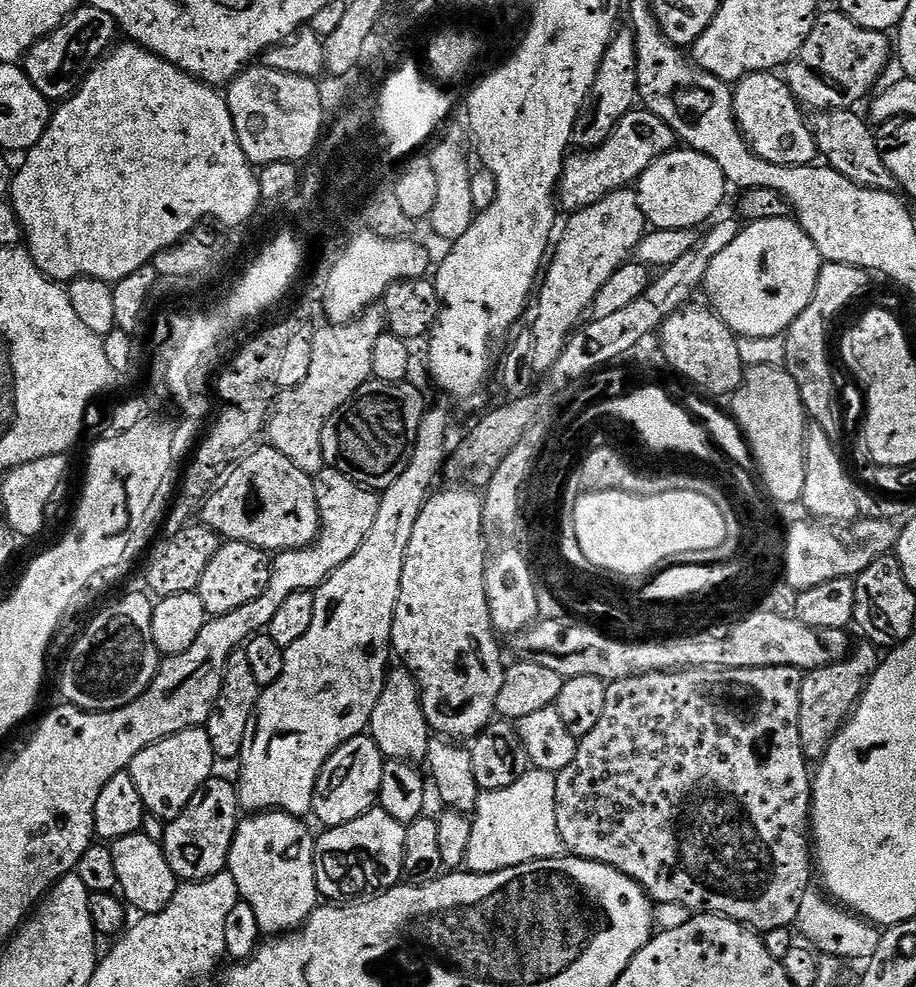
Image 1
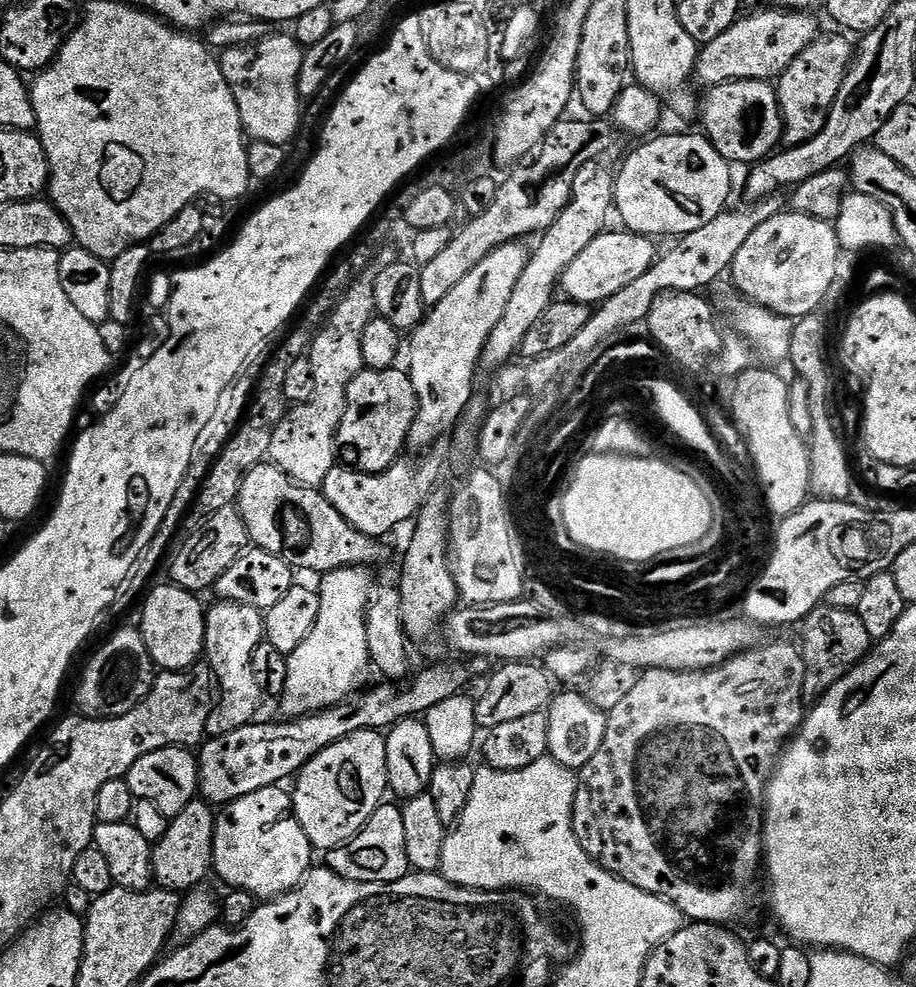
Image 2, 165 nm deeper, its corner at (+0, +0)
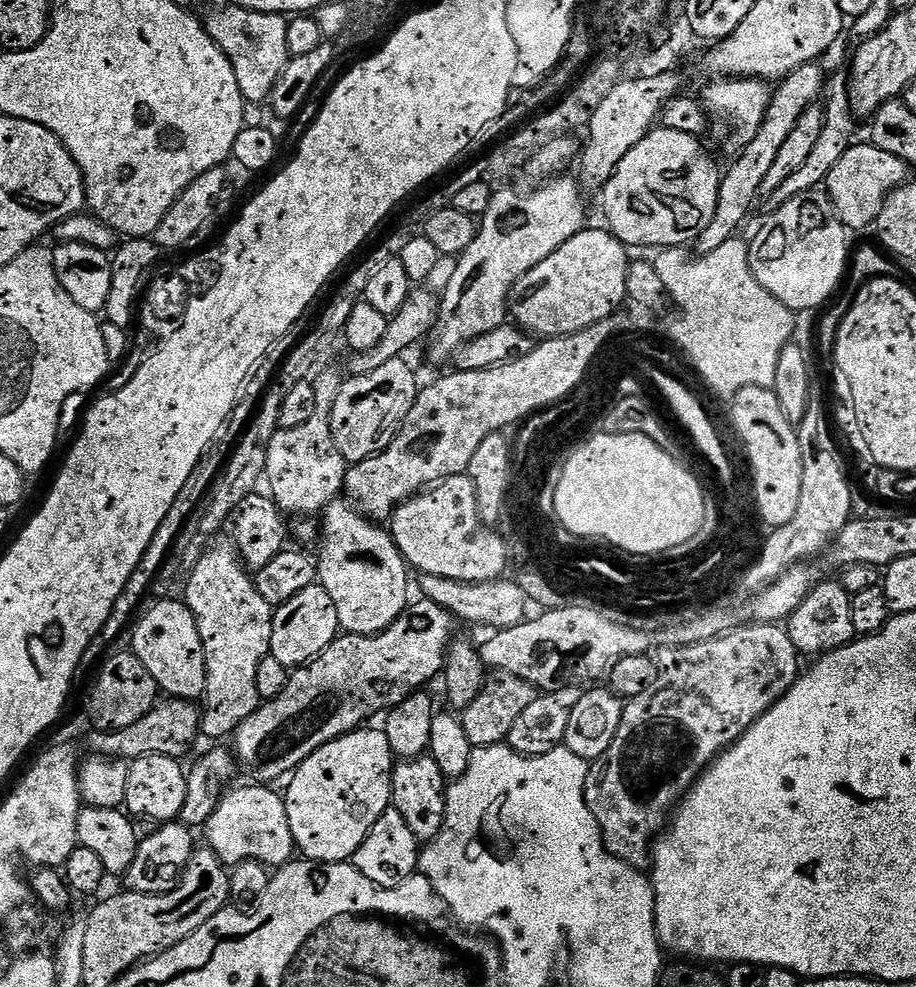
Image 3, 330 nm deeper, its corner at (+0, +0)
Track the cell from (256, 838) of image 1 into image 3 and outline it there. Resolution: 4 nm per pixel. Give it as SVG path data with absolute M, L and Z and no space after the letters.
M272 786L252 787L256 788L233 787L224 793L206 825L207 847L218 854L226 866L235 866L247 860L257 860L265 866L283 866L293 859L297 851L290 834L290 822L286 818L284 797L279 791L276 793Z

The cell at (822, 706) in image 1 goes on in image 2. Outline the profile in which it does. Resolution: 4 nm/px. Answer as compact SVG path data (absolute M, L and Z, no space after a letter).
M821 606L816 608L803 620L804 644L804 698L815 702L827 694L830 686L834 686L854 666L858 666L872 651L874 641L872 636L862 626L862 618L856 611L838 610Z

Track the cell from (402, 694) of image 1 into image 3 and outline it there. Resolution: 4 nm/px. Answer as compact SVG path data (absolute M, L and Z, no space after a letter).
M337 498L322 513L322 540L324 549L318 555L318 582L330 594L334 610L338 610L338 622L345 633L353 636L377 636L385 632L398 617L408 609L408 572L410 565L398 546L392 540L391 531L377 521L360 513L355 504L344 498Z

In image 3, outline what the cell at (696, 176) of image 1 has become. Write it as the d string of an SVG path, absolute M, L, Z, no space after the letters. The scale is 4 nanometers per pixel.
M657 126L646 138L642 138L642 142L638 142L638 146L634 146L634 150L630 150L630 154L626 154L626 158L622 158L622 162L618 162L618 170L614 170L610 182L602 189L604 212L608 215L607 227L612 235L633 249L671 250L688 246L691 240L692 243L699 241L702 230L710 226L718 210L722 175L721 169L716 169L715 162L700 143L697 137L690 134Z

